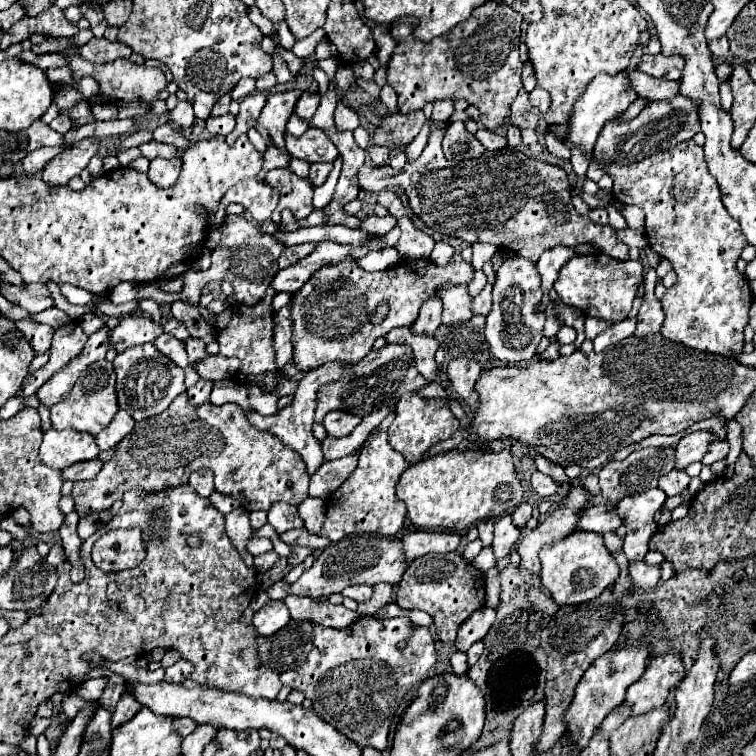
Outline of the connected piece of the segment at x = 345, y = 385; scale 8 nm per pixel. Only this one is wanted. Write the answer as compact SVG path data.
M387 344L383 350L371 350L361 362L353 366L341 382L331 382L317 390L315 422L323 422L323 416L331 410L343 410L357 414L359 418L371 414L373 410L395 404L403 394L425 388L427 380L417 372L413 362L413 352L403 344Z

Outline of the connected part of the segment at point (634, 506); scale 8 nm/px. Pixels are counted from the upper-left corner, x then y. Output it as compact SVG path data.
M653 488L617 502L617 512L621 514L621 518L625 518L625 528L627 528L623 552L631 562L643 560L645 556L643 546L649 544L649 538L657 530L657 522L653 516L655 512L659 512L665 498L667 496L663 490Z

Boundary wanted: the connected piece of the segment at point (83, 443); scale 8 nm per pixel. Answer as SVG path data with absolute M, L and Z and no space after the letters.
M49 430L43 438L43 444L39 448L41 460L57 470L63 470L65 466L71 466L75 462L83 460L95 460L99 454L99 448L95 444L95 436L89 432L77 432L77 430Z

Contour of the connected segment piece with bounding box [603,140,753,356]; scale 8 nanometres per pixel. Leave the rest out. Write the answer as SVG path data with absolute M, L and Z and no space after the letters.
M685 140L671 150L653 154L641 162L633 162L627 166L605 162L605 172L613 178L613 198L623 204L635 204L645 212L645 232L649 238L651 250L659 256L667 258L677 272L677 282L671 286L661 304L665 310L665 322L661 334L669 340L677 340L693 350L725 354L741 352L743 348L743 328L749 322L749 306L751 306L751 288L747 278L737 270L737 260L741 250L747 246L747 240L741 232L739 222L729 216L721 202L721 190L715 178L709 174L703 148L693 140Z

